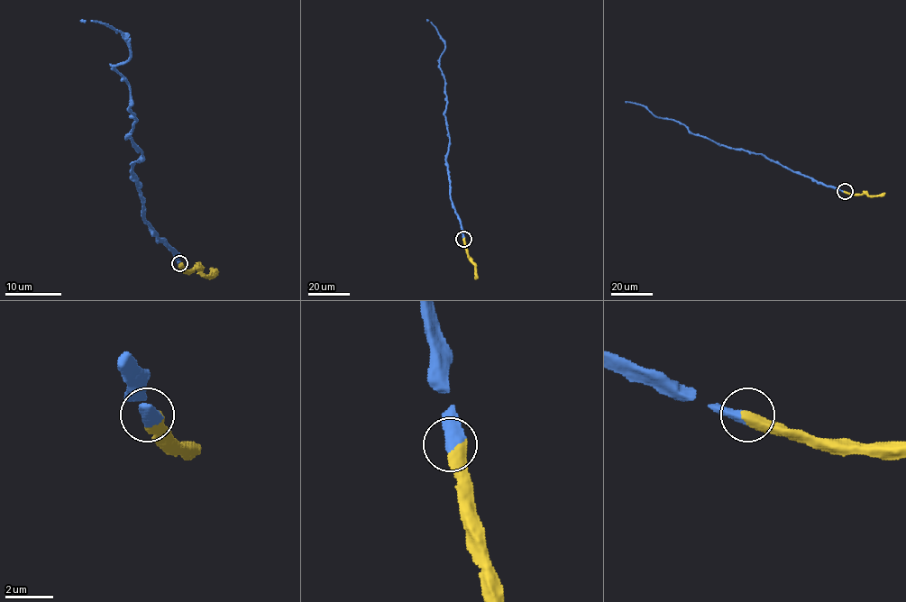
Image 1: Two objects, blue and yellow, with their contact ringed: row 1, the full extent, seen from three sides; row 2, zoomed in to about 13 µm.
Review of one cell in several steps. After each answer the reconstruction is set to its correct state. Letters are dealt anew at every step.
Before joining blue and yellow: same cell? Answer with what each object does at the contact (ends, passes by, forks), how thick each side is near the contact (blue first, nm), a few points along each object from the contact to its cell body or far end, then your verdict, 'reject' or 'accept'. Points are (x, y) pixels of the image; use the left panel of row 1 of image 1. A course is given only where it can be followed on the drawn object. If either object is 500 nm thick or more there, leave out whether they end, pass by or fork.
calibres 550 and 550 nm; course blue (178, 264), (145, 222), (132, 175), (142, 152), (126, 136), (136, 121), (114, 68), (130, 43), (80, 21); course yellow (178, 264), (185, 269), (198, 269), (205, 275), (210, 275), (213, 268); accept

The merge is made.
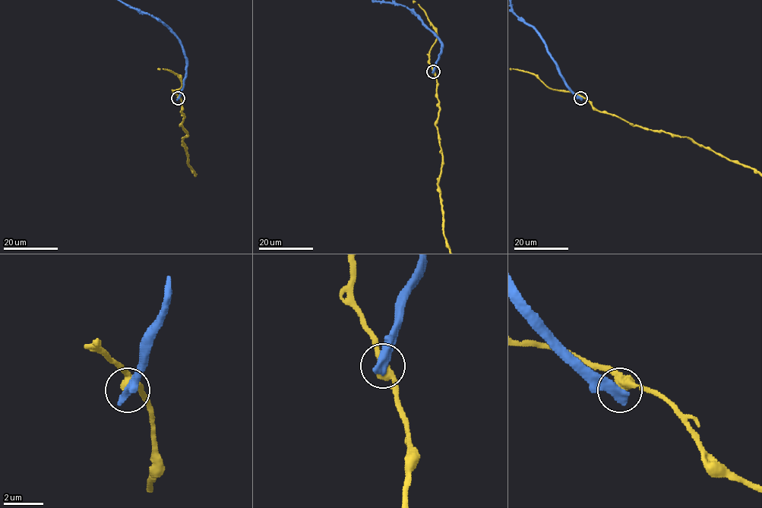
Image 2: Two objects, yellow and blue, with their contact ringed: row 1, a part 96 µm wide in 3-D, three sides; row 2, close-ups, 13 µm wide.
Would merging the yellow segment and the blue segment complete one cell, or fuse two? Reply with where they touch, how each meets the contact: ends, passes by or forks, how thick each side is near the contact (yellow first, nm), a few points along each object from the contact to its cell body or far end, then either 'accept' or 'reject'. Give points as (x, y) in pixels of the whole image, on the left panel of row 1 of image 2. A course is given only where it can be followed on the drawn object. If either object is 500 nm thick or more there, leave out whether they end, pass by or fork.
place (178, 98); calibres 400 and 600 nm; course blue (178, 98), (183, 86), (186, 59), (177, 36), (151, 14), (138, 12); reject

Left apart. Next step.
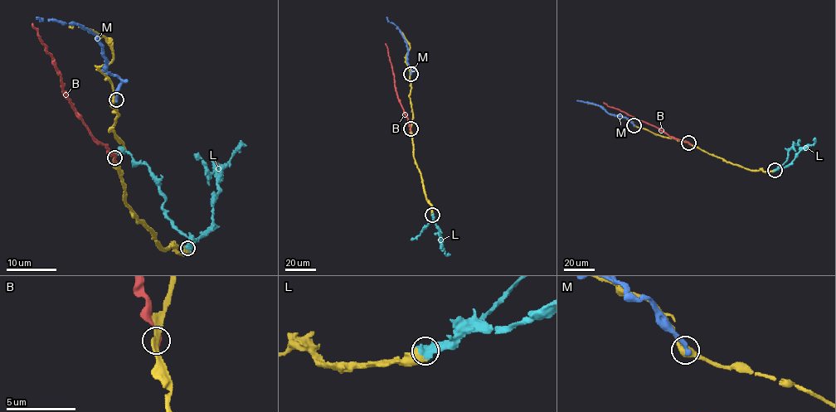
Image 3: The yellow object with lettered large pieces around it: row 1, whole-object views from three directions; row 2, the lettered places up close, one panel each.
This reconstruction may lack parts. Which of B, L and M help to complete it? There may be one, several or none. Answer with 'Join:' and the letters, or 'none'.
Join: L

